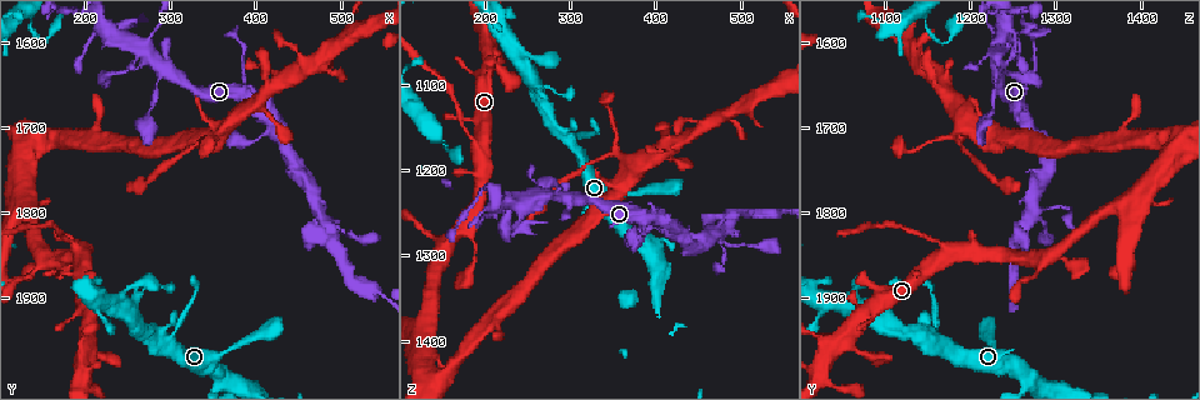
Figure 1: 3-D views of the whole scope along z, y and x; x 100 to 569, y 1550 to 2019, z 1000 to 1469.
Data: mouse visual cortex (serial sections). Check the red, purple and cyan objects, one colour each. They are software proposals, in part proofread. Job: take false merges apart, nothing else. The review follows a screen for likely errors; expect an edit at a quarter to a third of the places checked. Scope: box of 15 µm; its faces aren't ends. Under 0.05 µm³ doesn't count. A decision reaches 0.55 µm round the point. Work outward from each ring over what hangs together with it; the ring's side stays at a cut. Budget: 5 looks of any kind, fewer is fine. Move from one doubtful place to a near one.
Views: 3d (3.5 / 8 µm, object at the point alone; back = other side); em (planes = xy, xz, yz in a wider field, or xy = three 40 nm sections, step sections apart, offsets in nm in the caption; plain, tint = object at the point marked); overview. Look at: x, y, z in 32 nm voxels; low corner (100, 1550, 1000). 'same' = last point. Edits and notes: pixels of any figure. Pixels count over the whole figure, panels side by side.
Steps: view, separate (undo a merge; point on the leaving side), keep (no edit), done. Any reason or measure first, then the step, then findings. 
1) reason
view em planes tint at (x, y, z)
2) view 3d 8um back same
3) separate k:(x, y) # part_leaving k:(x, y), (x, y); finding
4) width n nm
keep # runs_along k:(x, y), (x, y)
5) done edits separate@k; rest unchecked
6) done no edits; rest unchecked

thin arm on a thick one
view 3d 3.5um at (205, 1950, 1055)

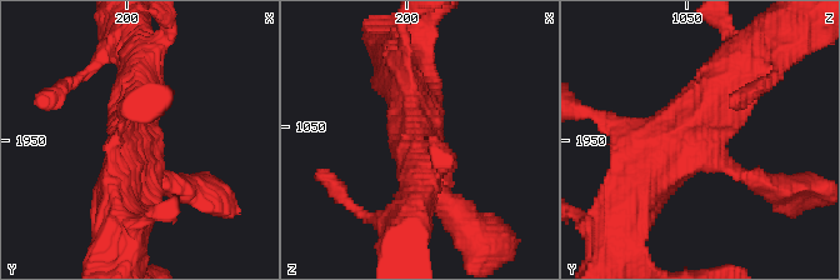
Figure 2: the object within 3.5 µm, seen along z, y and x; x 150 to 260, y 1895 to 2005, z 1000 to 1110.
arms 4; arm_widths 200, 350, 500, 500 nm; shape alone is not enough
view em xy step 2 plain same

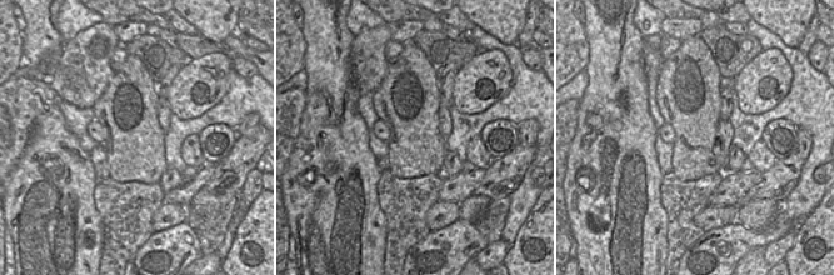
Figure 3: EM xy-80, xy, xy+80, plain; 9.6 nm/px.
view em xy step 2 tint same

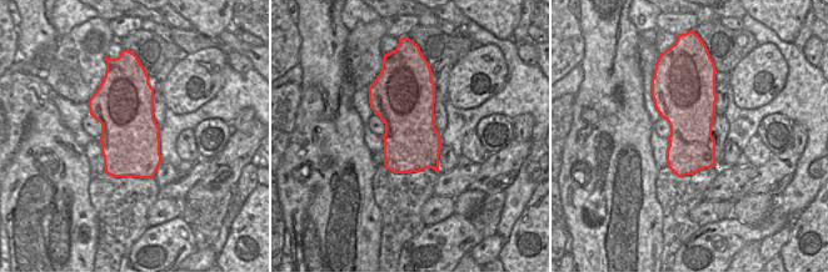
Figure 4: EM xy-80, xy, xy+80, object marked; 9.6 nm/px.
keep # runs_along 2:(749, 54), (640, 189); one cell here

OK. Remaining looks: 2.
arms run side by side
view 3d 3.5um at (290, 1950, 1160)

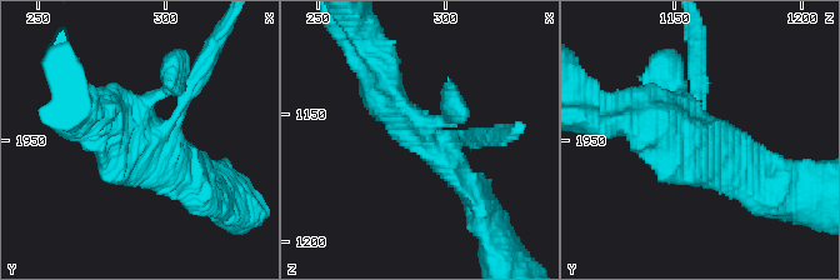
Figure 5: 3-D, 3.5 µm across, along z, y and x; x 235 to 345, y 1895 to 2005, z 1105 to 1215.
need the tissue
view em planes tint at (288, 1950, 1156)

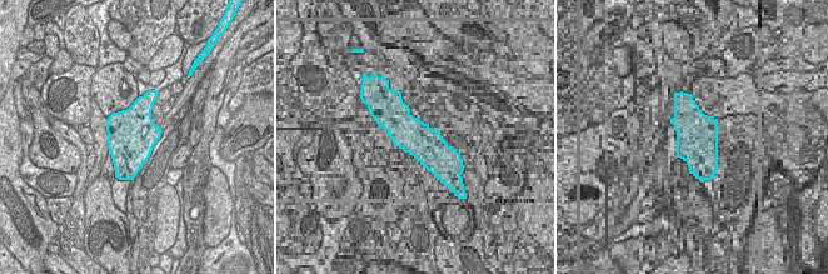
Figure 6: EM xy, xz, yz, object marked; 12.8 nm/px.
keep # continuous, no second cell

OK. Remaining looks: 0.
done no edits; rest unchecked

